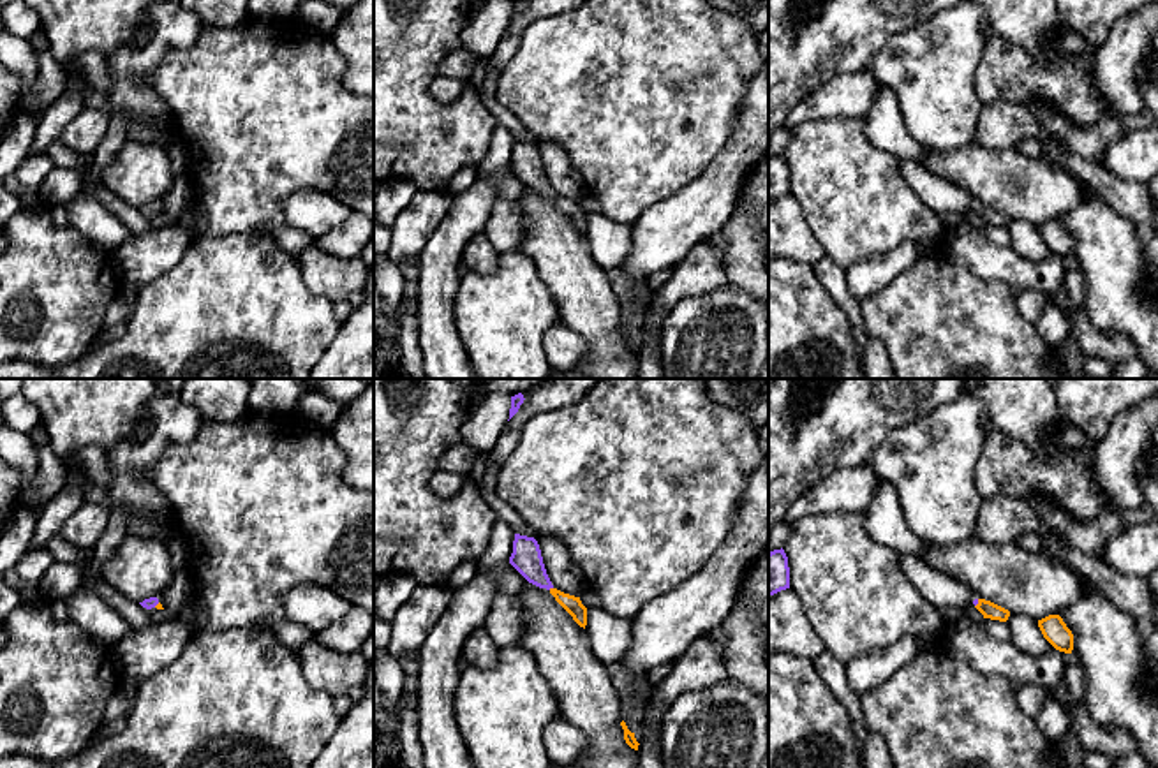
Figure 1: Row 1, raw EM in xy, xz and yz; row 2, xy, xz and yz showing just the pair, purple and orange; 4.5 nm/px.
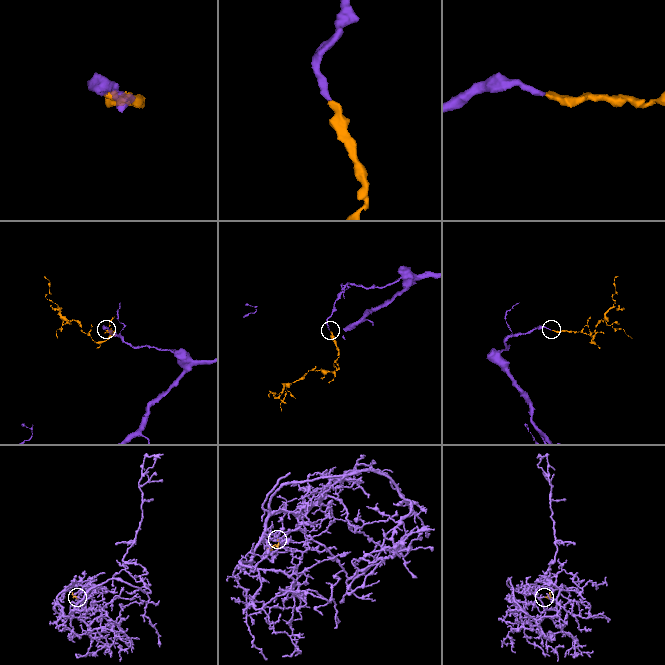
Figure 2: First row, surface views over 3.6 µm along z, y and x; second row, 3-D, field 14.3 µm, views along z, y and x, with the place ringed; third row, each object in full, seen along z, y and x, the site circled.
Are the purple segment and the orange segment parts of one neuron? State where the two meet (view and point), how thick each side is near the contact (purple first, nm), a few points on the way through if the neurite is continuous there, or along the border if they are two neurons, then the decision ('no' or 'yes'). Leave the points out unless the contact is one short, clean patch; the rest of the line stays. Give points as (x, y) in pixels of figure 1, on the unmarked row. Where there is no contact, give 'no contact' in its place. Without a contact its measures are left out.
meets purple in xz at (550, 192); 140 nm thick on the purple side, 80 nm on the other; runs through xz (526, 162), (550, 192), (570, 208); yes

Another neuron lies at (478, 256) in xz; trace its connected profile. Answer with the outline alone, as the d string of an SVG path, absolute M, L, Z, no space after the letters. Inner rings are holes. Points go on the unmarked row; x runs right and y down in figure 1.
M483 233L471 238L462 254L462 262L469 271L481 275L492 275L497 268L497 259L499 254Z

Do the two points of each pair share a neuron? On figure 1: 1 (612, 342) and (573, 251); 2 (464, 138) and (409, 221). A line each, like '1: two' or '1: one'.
1: one
2: two

